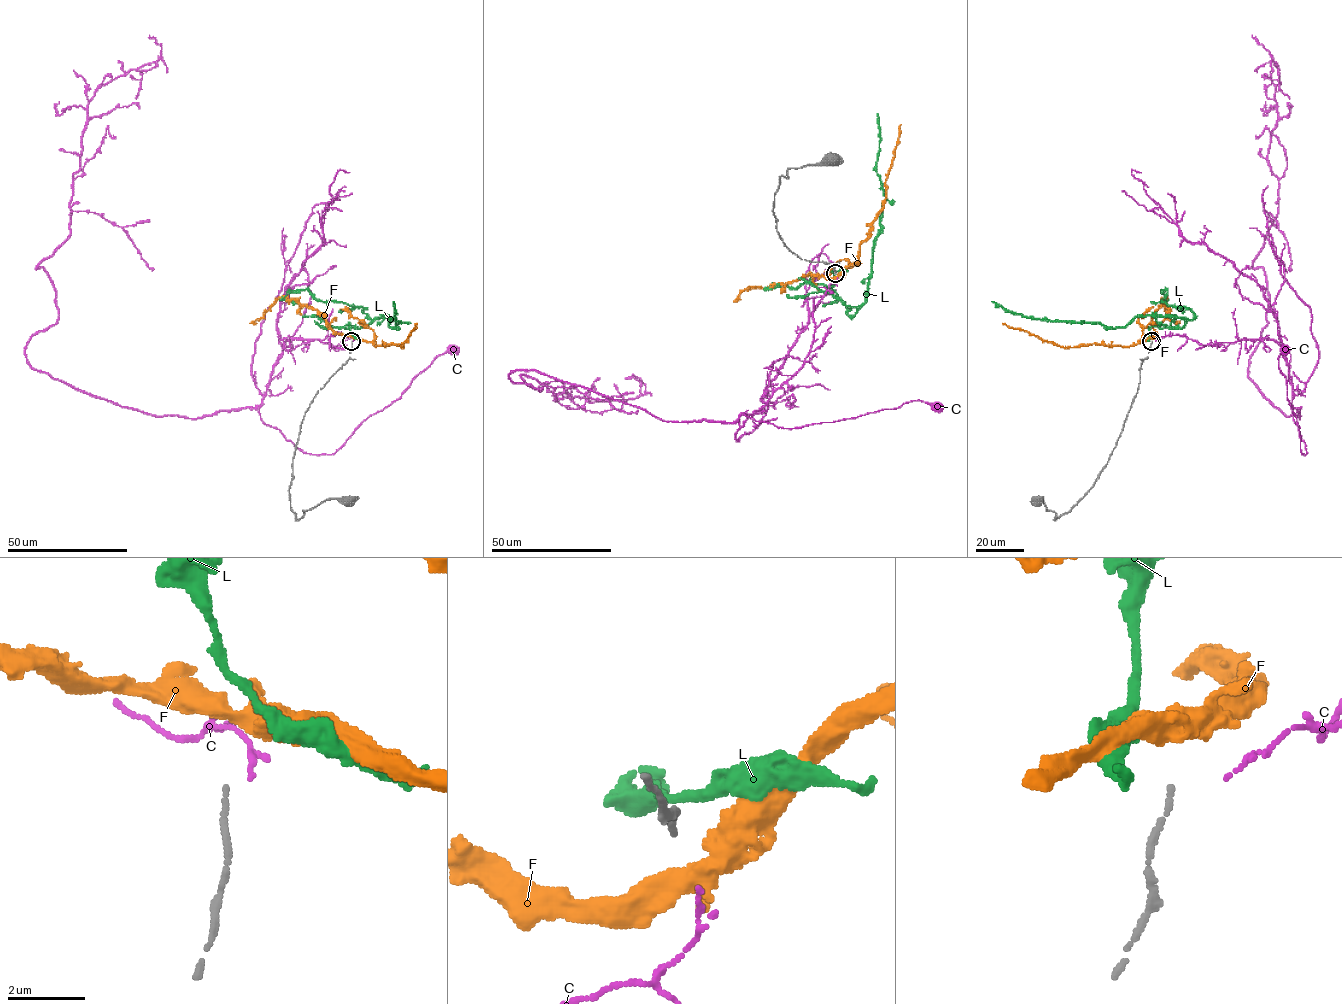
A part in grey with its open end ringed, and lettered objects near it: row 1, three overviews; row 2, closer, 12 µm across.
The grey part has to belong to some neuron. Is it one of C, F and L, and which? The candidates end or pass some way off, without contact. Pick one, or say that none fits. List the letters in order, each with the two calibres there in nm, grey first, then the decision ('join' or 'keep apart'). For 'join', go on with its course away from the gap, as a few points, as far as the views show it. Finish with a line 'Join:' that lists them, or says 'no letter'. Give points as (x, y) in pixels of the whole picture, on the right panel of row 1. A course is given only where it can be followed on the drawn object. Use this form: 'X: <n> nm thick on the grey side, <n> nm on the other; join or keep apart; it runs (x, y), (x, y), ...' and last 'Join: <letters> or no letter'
C: 130 nm thick on the grey side, 70 nm on the other; keep apart
F: 130 nm thick on the grey side, 550 nm on the other; keep apart
L: 130 nm thick on the grey side, 440 nm on the other; keep apart
Join: no letter

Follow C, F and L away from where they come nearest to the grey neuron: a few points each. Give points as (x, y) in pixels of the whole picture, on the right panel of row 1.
C: (1155, 341), (1177, 334), (1202, 345), (1274, 339), (1288, 366), (1292, 418), (1305, 455), (1280, 371), (1284, 350)
F: (1152, 338), (1129, 346), (1088, 343), (1060, 347), (1002, 324)
L: (1149, 338), (1151, 327), (1182, 327), (1185, 321), (1136, 316), (1123, 327), (1108, 328), (1032, 319), (991, 301)

